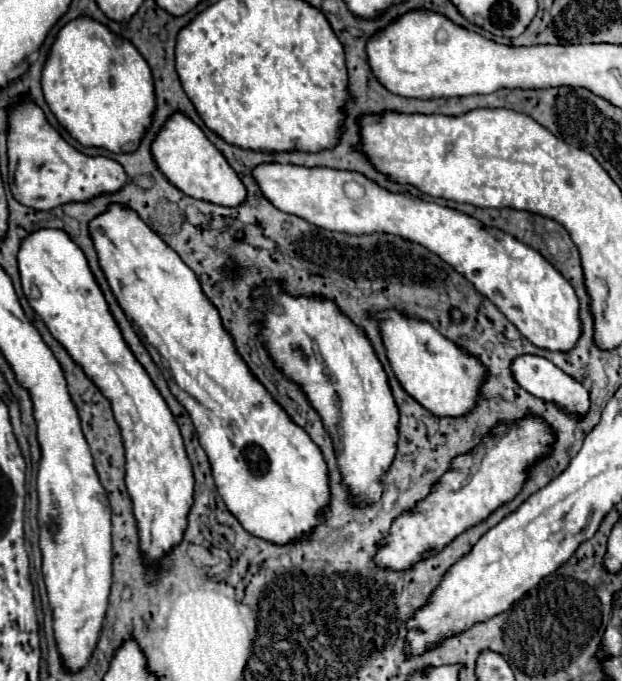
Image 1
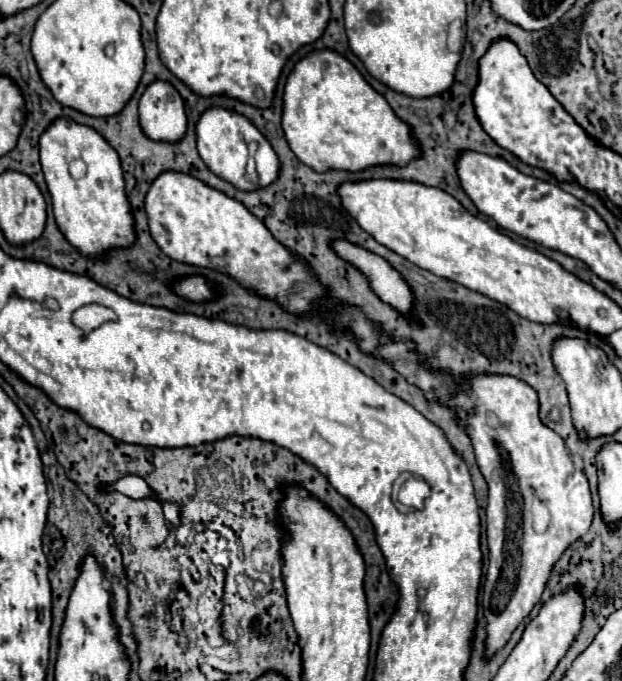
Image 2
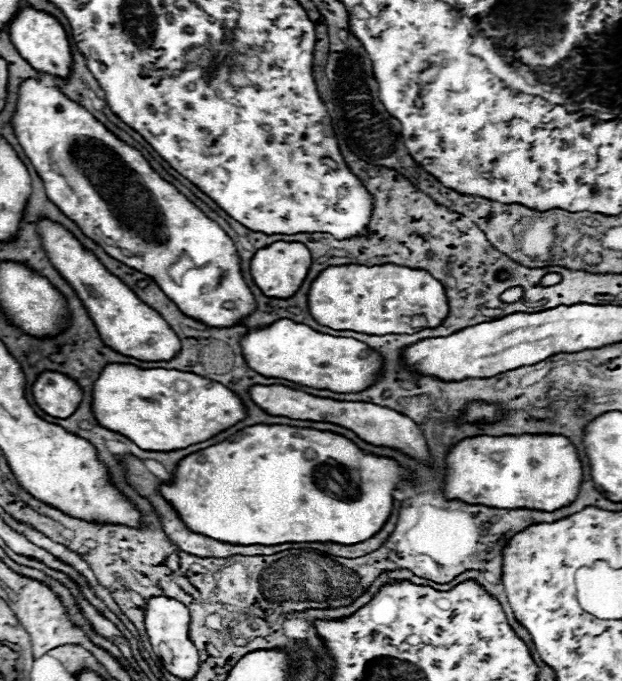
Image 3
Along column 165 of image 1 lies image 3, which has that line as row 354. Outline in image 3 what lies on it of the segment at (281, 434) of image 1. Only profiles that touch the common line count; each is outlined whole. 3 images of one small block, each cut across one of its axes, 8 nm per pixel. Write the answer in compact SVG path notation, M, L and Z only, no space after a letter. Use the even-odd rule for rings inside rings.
M280 318L270 326L254 328L240 340L246 366L268 378L284 378L310 388L332 392L360 392L368 388L380 370L380 356L364 342L312 330L306 324Z

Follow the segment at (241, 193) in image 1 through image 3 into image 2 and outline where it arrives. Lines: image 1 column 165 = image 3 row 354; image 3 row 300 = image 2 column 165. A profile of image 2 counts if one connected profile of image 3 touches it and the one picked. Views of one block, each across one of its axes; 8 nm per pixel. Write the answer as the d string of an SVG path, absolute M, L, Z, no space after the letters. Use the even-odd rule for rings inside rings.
M152 82L140 98L142 132L156 142L180 142L188 120L184 102L170 82Z

